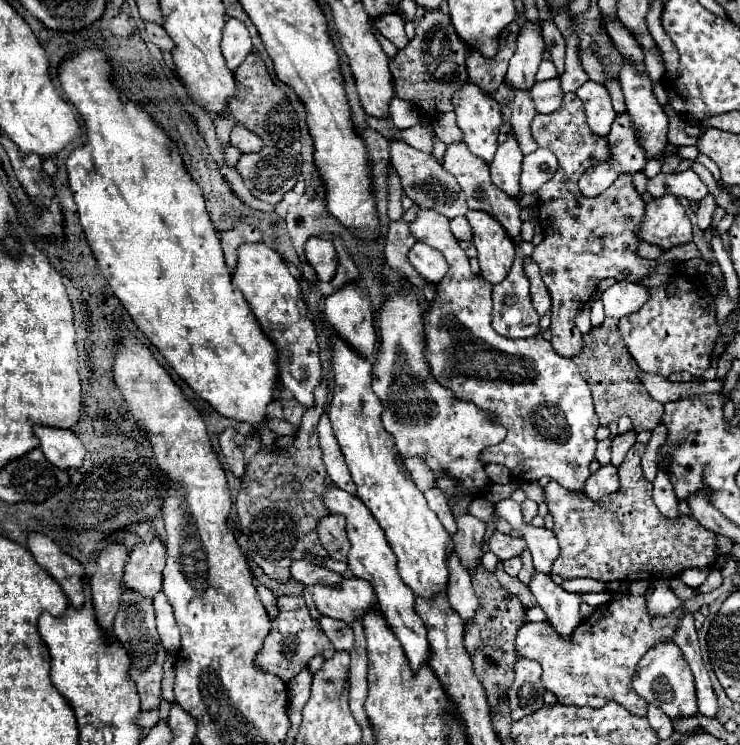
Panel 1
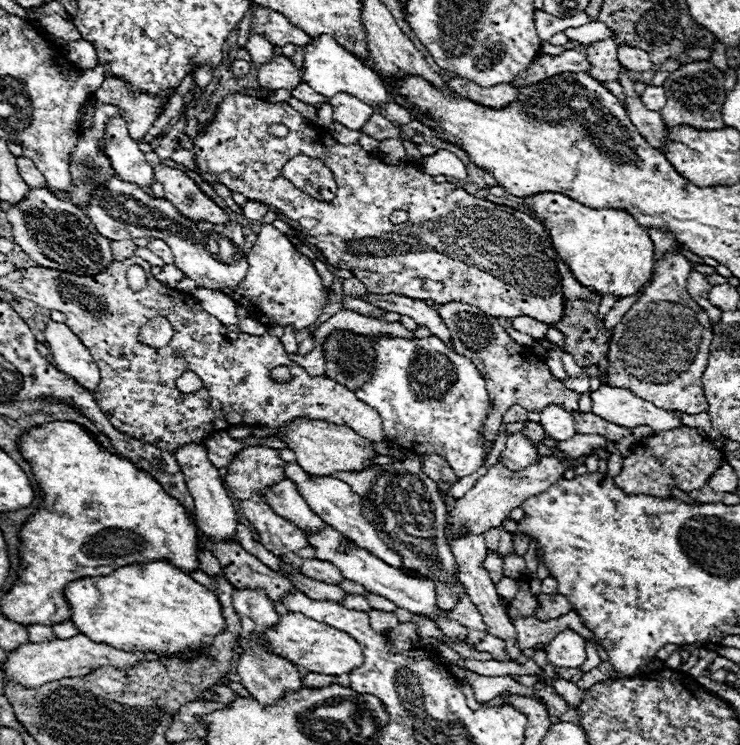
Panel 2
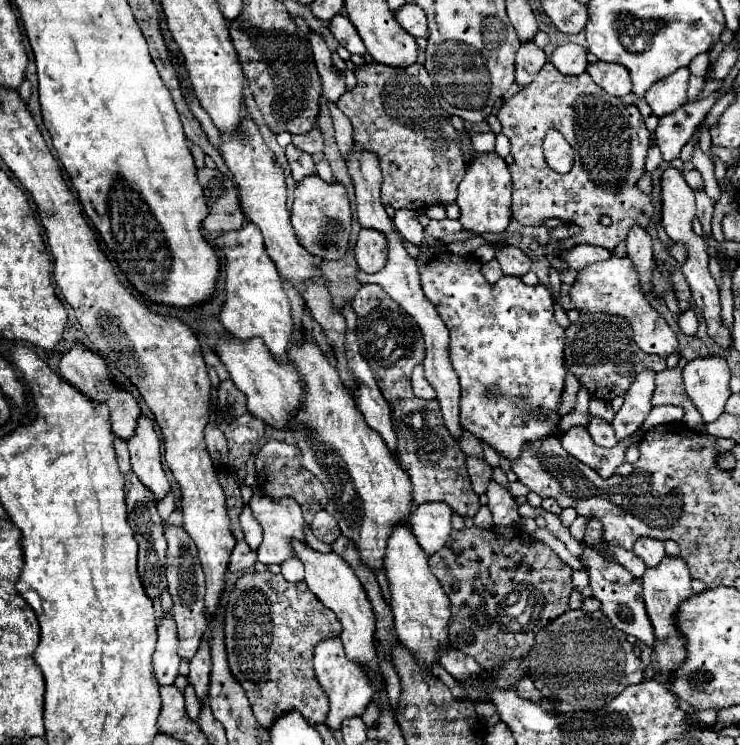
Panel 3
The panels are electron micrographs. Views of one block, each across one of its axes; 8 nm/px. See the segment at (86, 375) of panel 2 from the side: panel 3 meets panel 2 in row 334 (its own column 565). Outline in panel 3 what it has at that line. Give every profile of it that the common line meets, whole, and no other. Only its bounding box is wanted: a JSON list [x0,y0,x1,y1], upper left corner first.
[550,44,588,76]

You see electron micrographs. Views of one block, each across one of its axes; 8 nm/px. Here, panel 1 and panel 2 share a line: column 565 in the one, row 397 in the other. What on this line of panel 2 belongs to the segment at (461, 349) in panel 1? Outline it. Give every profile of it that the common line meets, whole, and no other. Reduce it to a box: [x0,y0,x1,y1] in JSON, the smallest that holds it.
[356,336,490,478]

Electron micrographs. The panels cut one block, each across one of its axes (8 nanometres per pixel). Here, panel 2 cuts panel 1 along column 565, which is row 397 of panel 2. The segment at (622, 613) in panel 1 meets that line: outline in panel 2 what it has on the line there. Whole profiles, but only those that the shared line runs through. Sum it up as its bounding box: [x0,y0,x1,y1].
[608,254,712,414]

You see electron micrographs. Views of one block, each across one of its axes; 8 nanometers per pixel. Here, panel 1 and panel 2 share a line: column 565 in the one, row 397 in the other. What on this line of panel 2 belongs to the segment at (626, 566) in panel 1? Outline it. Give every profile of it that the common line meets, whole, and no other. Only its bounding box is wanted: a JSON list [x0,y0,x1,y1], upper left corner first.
[436,304,578,454]

